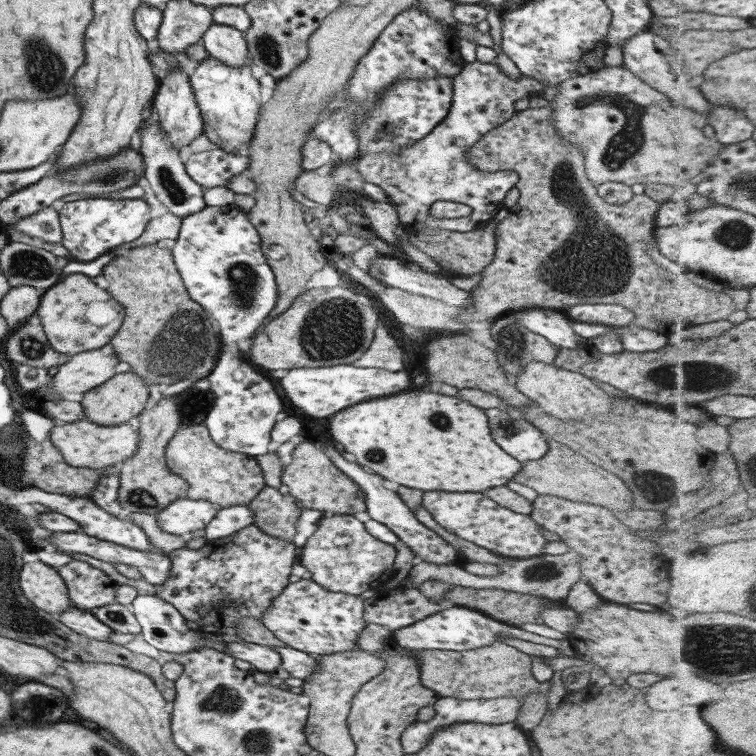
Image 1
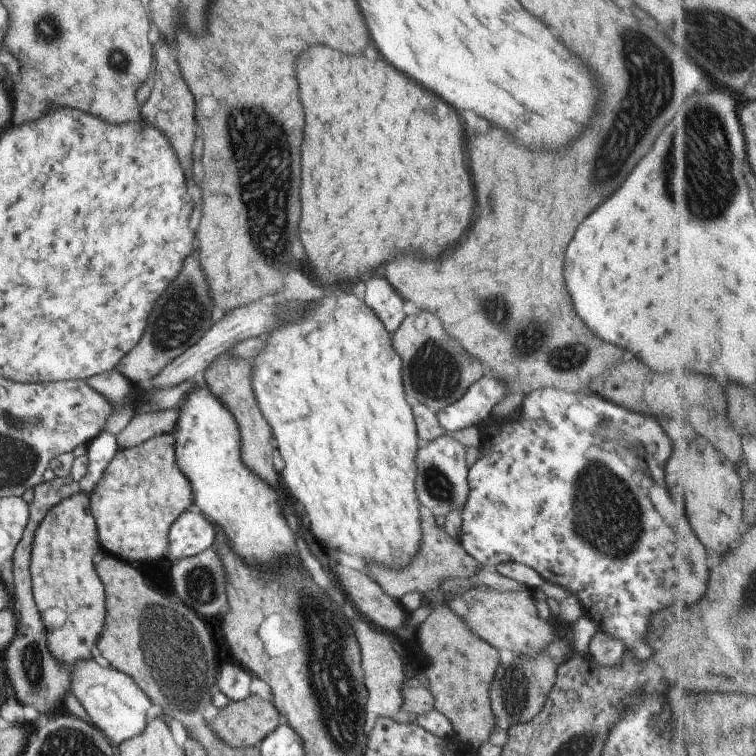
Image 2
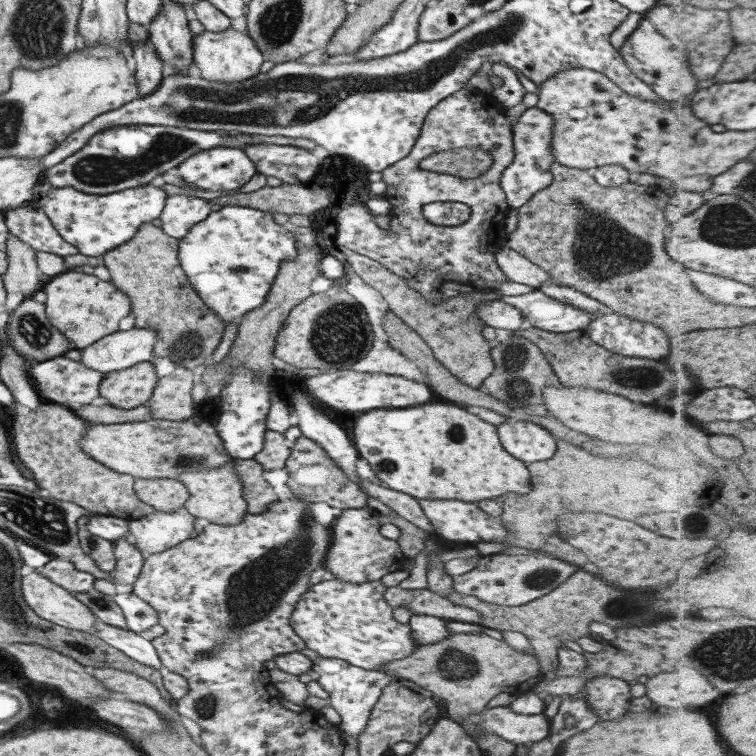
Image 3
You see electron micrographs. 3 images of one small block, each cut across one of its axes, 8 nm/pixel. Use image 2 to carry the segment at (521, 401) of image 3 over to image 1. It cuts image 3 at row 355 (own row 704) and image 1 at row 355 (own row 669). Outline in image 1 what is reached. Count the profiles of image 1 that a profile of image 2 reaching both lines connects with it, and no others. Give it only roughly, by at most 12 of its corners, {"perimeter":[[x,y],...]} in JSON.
{"perimeter":[[499,316],[490,328],[507,381],[531,361],[552,364],[555,345]]}

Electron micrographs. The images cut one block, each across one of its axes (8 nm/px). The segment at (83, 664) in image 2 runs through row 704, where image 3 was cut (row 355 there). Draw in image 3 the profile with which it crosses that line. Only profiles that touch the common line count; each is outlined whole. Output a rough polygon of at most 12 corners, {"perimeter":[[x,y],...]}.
{"perimeter":[[150,328],[117,330],[79,350],[102,374],[149,361]]}

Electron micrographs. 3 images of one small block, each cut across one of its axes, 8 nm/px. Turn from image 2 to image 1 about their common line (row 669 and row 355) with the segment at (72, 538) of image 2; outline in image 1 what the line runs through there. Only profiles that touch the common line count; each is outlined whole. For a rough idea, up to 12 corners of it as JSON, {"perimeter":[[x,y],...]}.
{"perimeter":[[89,278],[51,286],[35,312],[59,354],[100,349],[123,308]]}

